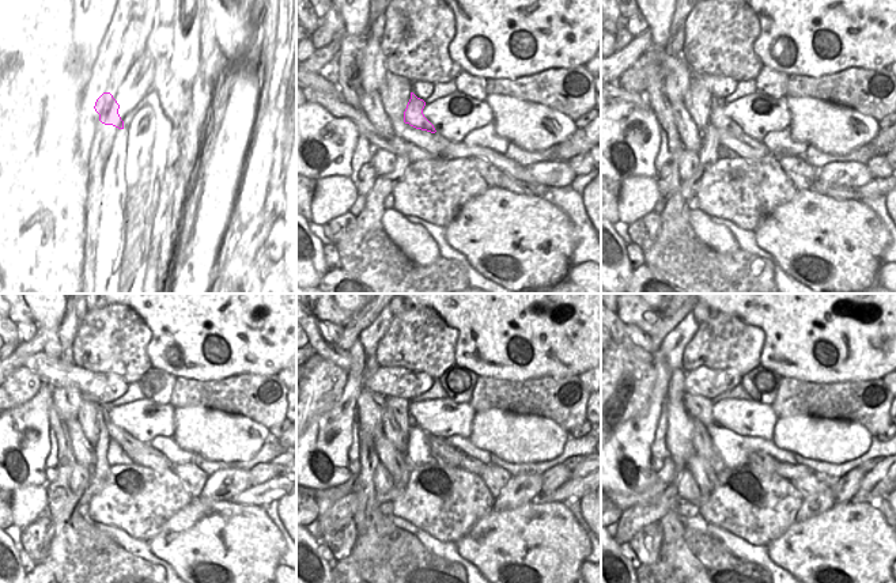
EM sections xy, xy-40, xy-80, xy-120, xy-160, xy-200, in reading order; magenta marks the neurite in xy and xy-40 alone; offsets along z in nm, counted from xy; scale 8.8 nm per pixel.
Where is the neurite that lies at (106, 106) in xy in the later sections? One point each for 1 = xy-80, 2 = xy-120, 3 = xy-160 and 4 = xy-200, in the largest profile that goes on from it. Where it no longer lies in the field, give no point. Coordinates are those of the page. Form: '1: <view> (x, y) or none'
1: xy-80 (718, 118)
2: xy-120 (154, 460)
3: xy-160 (456, 458)
4: xy-200 (759, 461)

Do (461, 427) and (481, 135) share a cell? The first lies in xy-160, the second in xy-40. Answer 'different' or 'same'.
different

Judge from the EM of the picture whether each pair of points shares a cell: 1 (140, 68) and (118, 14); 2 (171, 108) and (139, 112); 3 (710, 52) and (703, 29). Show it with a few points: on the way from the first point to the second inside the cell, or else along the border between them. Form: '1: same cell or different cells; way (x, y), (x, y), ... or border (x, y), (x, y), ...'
1: same cell; way (128, 55), (118, 45), (118, 27)
2: same cell; way (163, 108), (159, 112), (147, 112)
3: same cell; way (710, 46), (709, 34)

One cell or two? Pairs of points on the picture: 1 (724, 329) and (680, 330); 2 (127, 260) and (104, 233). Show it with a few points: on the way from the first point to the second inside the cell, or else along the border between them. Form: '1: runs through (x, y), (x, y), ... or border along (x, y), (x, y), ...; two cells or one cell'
1: border along (699, 325), (687, 344), (681, 359); two cells
2: runs through (120, 253), (106, 239); one cell

